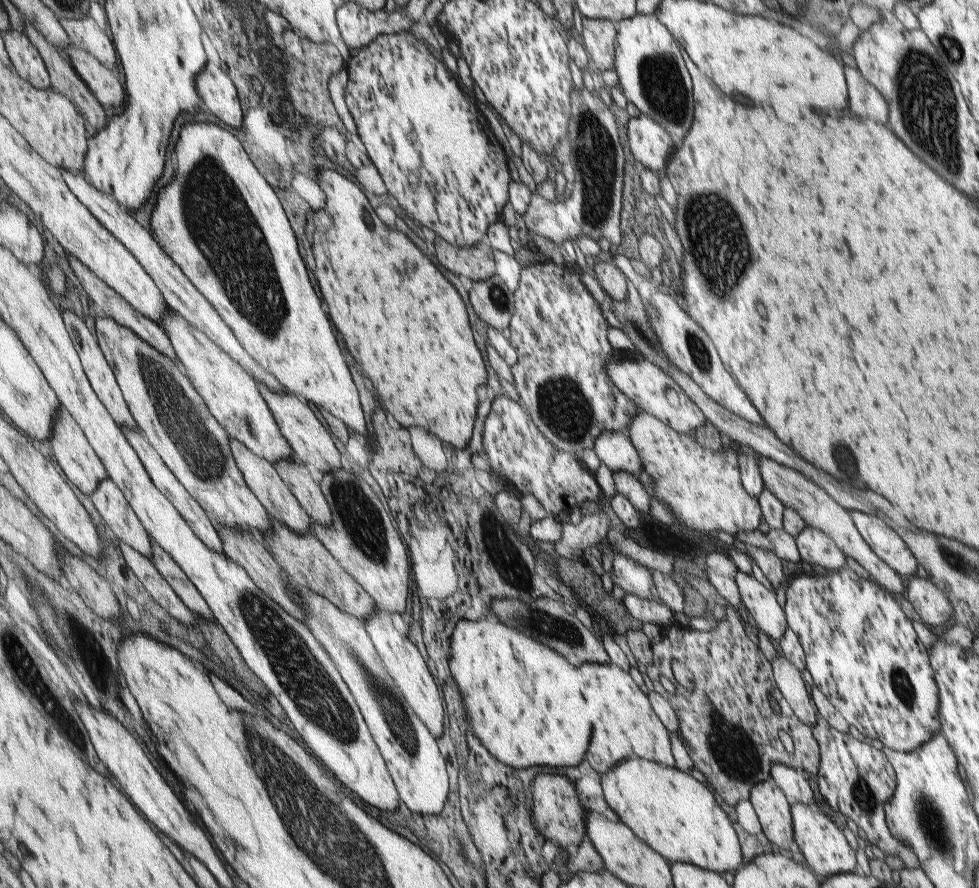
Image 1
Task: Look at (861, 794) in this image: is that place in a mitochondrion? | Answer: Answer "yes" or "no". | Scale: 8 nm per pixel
yes

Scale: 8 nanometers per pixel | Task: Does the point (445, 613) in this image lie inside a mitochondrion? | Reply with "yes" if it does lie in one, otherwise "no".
no

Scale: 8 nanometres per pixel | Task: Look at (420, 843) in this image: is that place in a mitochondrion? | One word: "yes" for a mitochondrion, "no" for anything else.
no

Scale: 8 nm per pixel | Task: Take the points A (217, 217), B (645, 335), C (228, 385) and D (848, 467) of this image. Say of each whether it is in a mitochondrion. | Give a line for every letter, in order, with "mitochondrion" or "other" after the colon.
A: mitochondrion
B: mitochondrion
C: other
D: mitochondrion

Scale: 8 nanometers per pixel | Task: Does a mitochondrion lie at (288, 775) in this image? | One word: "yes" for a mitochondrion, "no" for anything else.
yes

